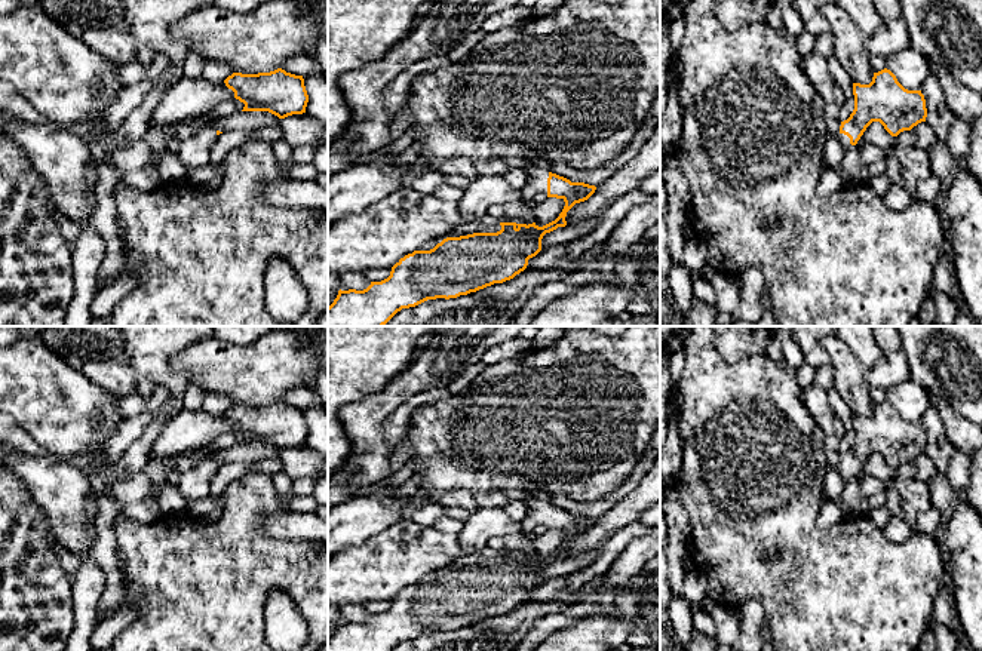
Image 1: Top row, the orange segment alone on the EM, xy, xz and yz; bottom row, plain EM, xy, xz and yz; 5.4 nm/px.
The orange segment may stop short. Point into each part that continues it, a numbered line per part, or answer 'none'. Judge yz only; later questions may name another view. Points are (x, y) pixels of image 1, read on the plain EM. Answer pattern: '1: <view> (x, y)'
1: yz (844, 472)

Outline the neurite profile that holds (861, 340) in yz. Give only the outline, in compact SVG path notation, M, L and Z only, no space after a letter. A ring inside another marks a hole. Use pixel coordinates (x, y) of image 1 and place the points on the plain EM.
M837 326L835 335L850 347L865 369L872 368L883 354L874 337L874 326Z

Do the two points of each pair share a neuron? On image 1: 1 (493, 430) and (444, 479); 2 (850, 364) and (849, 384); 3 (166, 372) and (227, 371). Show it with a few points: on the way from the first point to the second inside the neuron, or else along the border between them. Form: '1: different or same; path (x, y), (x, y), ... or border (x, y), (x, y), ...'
1: same; path (481, 442), (456, 467)
2: same; path (849, 368), (849, 380)
3: different; border (196, 341), (171, 361), (187, 381)

